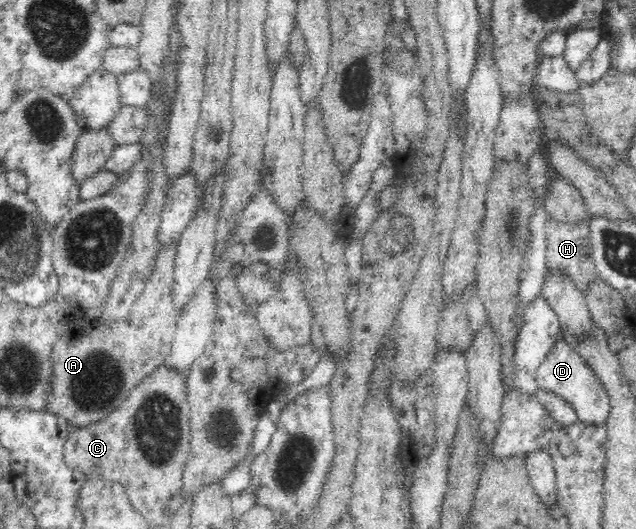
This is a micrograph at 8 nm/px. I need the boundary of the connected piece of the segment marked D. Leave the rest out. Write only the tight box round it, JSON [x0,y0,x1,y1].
[536,339,611,424]

